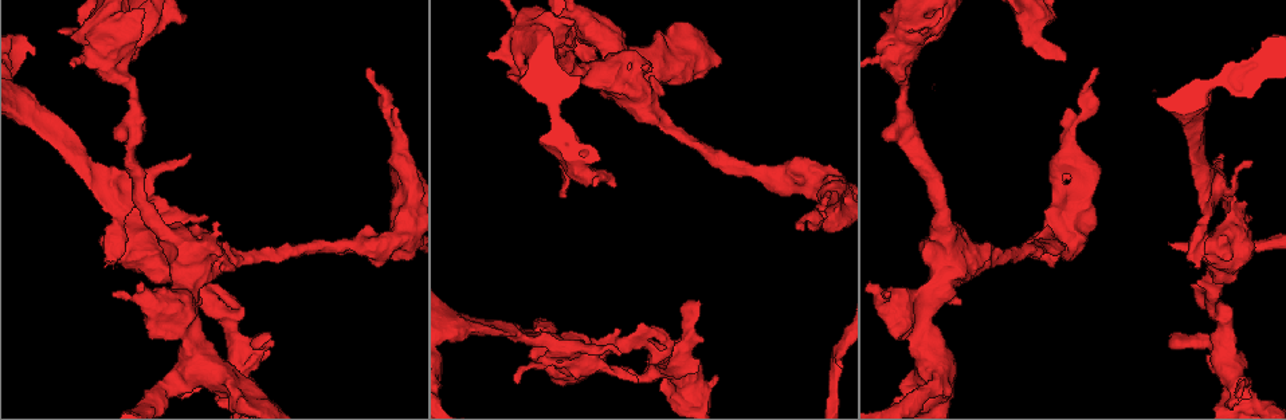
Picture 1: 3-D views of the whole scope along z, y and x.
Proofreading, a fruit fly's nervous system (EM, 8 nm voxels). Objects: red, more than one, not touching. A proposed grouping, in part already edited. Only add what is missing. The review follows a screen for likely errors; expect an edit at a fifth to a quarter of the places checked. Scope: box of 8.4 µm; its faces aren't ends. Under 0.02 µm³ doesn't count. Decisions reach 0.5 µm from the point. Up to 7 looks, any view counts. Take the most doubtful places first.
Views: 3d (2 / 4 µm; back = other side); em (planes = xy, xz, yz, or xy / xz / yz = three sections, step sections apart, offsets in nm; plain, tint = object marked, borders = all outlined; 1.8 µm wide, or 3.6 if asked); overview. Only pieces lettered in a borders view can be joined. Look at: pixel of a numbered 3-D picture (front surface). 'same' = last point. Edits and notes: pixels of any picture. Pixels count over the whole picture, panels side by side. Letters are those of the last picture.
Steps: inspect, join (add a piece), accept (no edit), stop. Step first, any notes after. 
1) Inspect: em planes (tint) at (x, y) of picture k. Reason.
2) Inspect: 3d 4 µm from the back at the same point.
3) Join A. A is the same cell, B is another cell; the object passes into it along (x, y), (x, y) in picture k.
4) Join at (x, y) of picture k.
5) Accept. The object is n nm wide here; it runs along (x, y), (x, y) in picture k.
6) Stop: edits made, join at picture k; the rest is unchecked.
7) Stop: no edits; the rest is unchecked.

Inspect: 3d 4 µm from the back at (82, 17) of picture 1. Abrupt turn.

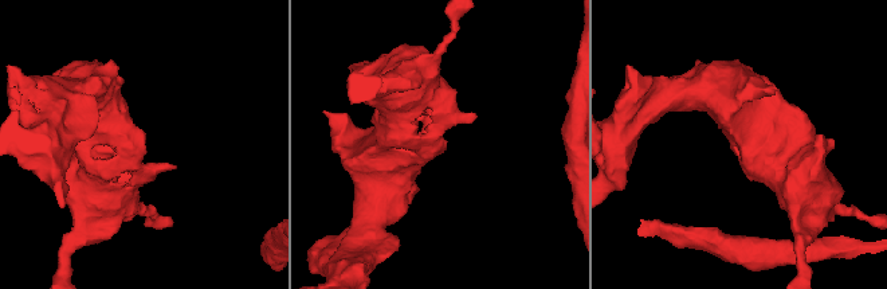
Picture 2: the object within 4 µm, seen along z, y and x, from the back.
Inspect: em xz step 4 (borders) at (440, 148) of picture 2. Now the EM.

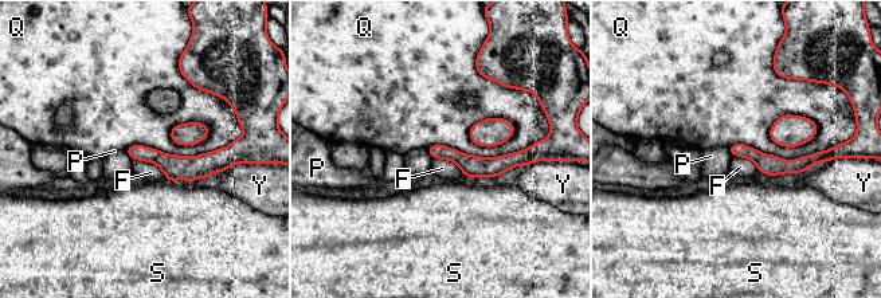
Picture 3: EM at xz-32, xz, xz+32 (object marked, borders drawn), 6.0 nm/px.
Inspect: em planes (borders) at the same point. Cut it another way.

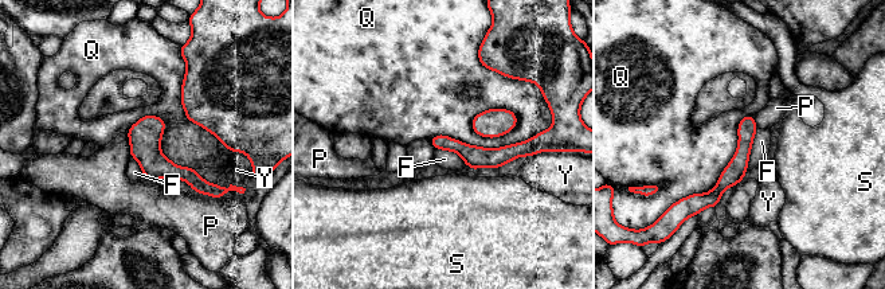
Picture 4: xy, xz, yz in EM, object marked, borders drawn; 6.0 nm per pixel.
Accept. The object is 100 nm wide here; F, P, Q, S and Y are other cells; a border runs along (752, 114), (717, 183), (674, 203) in picture 4; no lettered piece goes on from it.

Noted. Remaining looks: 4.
Inspect: 3d 2 µm at (827, 209) of picture 1. Calibre changes.

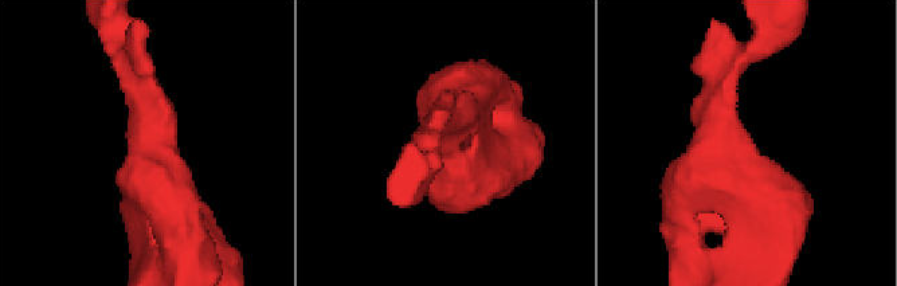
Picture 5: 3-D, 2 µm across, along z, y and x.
Inspect: em planes (plain) at (445, 147) of picture 5. Shape alone is not enough.

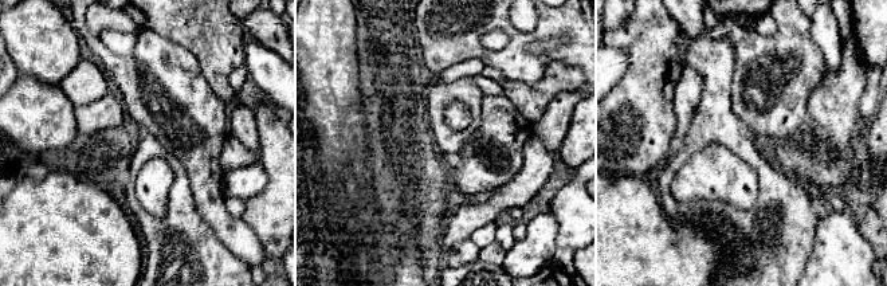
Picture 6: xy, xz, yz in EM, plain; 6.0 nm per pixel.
Inspect: em planes (borders) at the same point.

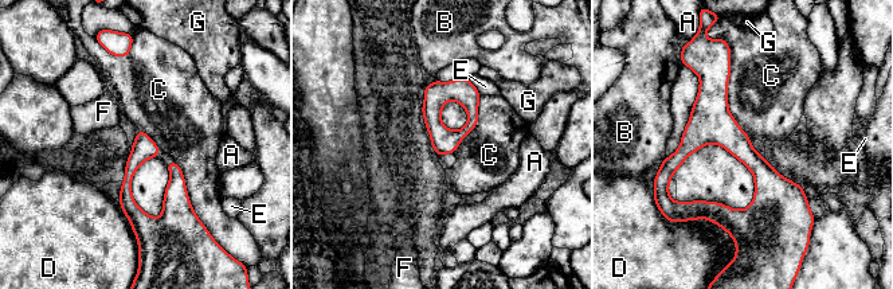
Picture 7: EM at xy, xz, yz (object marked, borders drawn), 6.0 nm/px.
Accept. The object is 140 nm wide here; A, B, C, D, E, F and G are other cells; a border runs along (729, 53), (728, 110), (749, 139) in picture 7; no lettered piece goes on from it.

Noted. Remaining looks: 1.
Stop: no edits; the rest is unchecked.

